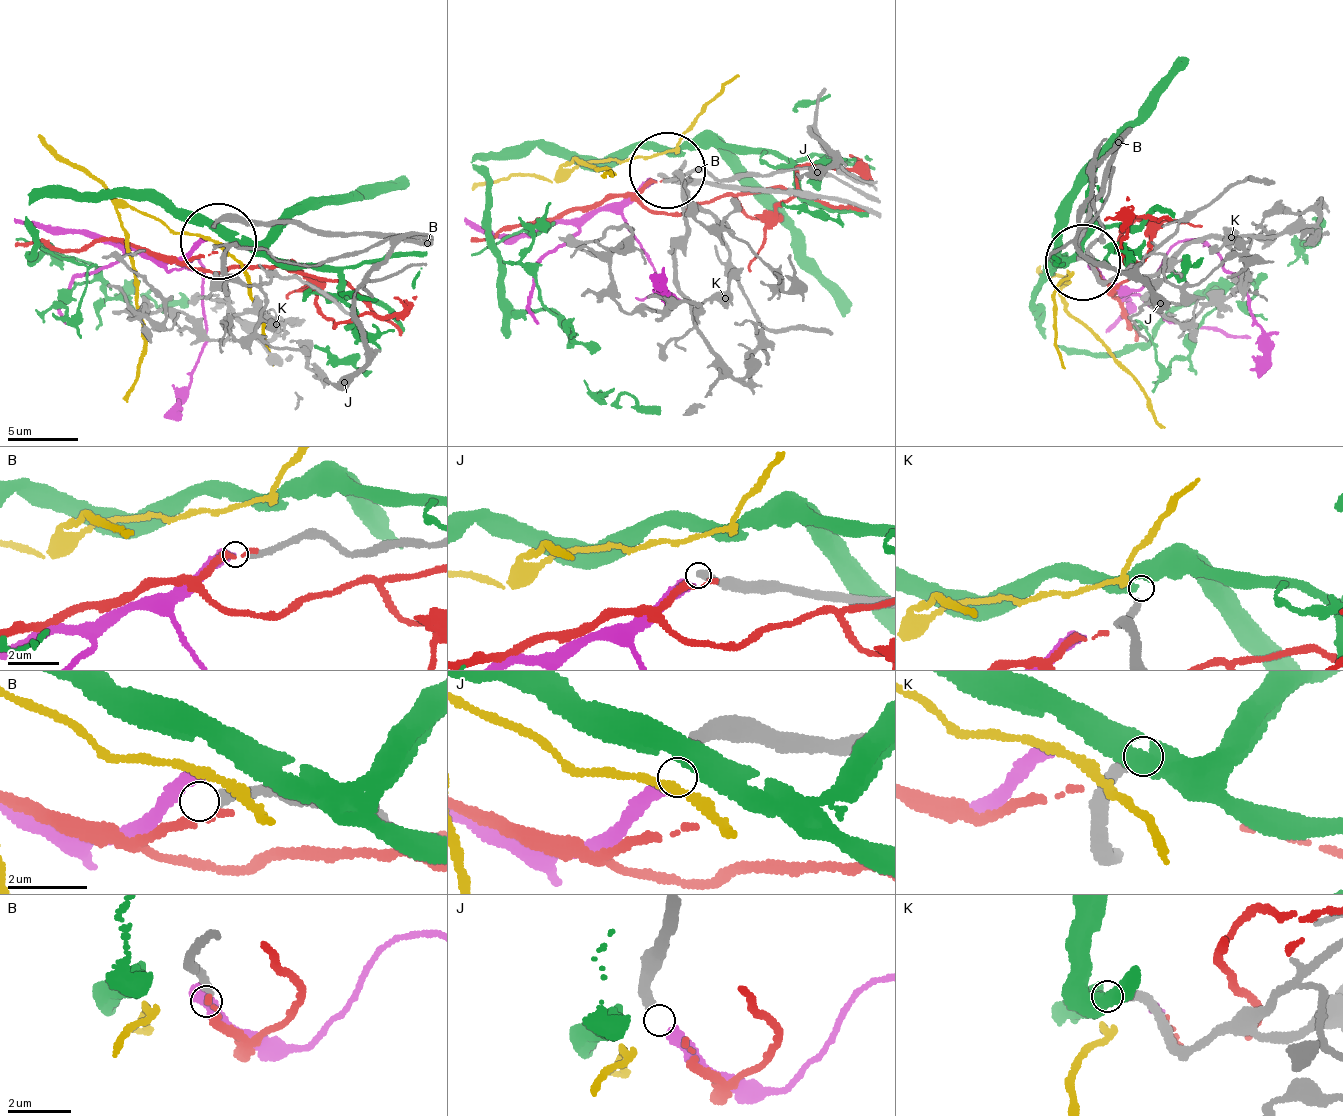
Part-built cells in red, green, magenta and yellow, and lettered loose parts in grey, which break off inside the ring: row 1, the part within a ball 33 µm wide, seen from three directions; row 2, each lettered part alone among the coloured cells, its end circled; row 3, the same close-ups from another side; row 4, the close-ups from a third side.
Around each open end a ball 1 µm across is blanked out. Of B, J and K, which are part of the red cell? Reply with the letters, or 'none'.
none

